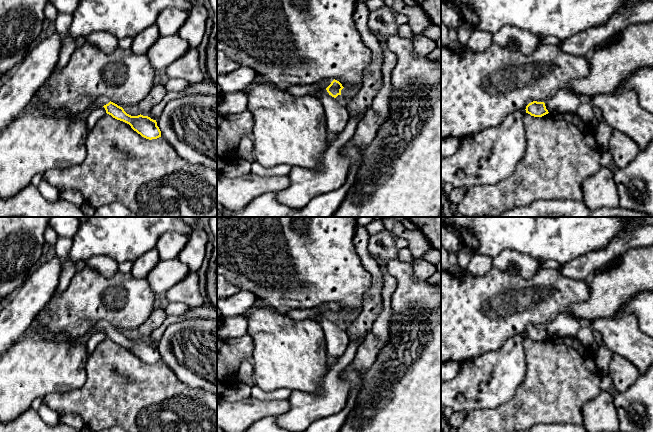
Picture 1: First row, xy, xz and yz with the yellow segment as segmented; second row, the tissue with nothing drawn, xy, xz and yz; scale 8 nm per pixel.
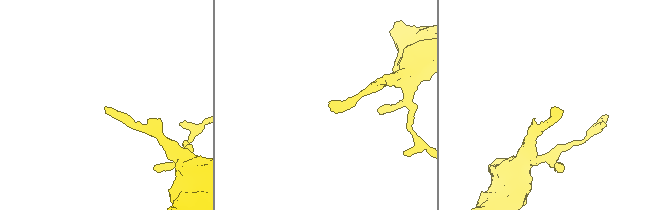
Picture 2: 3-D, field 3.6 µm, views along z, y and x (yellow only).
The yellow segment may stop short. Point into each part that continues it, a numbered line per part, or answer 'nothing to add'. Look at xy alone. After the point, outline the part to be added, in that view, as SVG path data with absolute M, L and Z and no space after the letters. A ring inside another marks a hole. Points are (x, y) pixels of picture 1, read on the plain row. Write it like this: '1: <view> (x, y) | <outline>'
1: xy (102, 325) | M100 321L100 322L98 322L96 324L96 327L98 327L98 328L100 328L102 330L108 328L109 326L110 326L110 324L108 322L106 322L106 321Z

